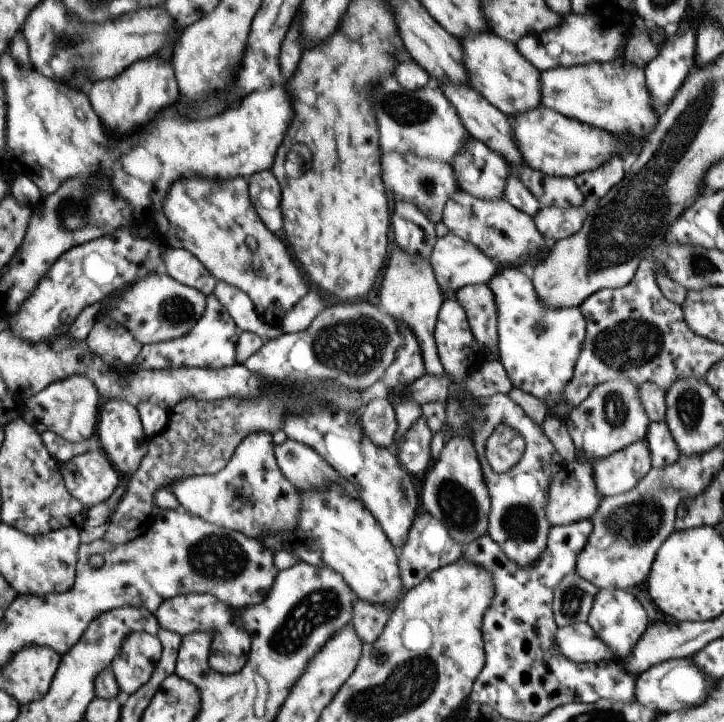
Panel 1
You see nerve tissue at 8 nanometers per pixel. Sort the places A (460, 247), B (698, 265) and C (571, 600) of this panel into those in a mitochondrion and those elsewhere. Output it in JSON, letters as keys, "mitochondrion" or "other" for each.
{"A":"other","B":"mitochondrion","C":"mitochondrion"}

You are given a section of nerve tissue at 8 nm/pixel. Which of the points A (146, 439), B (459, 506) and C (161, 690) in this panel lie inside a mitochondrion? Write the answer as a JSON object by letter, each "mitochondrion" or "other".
{"A":"other","B":"mitochondrion","C":"other"}

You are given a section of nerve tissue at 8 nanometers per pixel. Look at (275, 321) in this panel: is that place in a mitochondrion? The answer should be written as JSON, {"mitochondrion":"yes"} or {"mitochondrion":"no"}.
{"mitochondrion":"no"}

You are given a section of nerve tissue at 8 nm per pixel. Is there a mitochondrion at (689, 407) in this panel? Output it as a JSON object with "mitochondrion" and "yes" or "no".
{"mitochondrion":"yes"}

